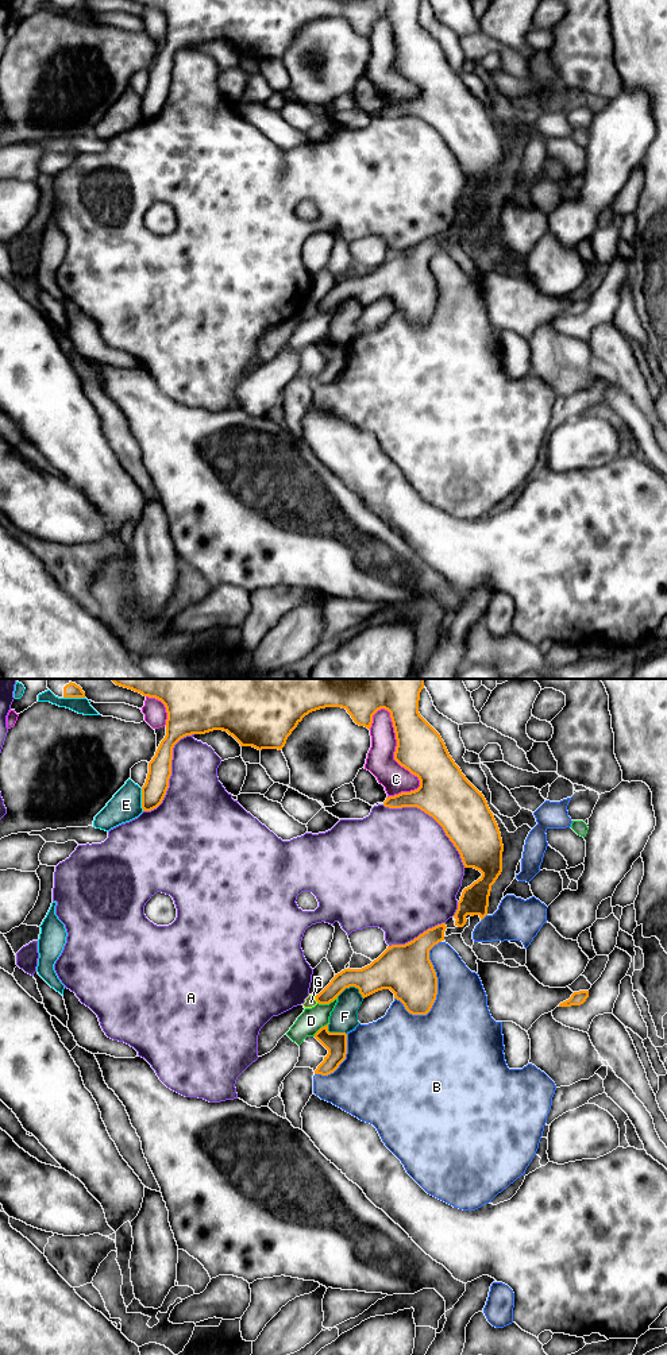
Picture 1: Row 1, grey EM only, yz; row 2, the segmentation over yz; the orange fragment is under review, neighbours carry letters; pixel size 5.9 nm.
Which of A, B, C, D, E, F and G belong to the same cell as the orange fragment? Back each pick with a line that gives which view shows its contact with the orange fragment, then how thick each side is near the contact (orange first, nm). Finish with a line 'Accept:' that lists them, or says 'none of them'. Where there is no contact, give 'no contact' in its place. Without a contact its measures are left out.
Accept: none of them

